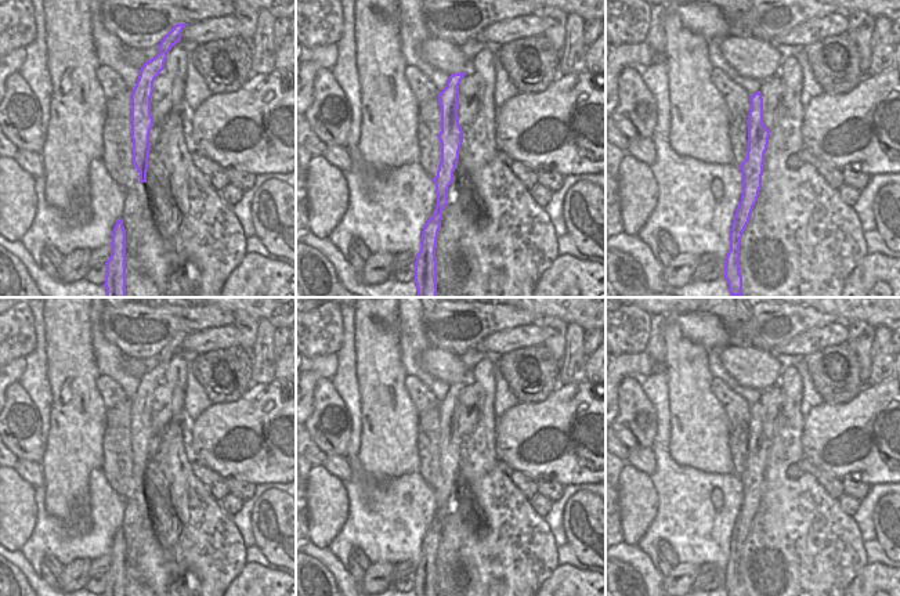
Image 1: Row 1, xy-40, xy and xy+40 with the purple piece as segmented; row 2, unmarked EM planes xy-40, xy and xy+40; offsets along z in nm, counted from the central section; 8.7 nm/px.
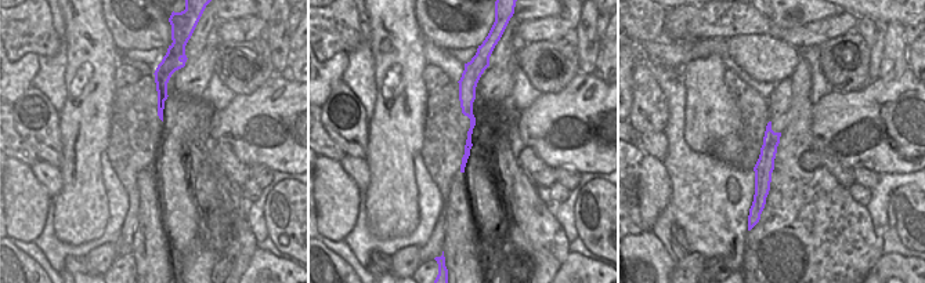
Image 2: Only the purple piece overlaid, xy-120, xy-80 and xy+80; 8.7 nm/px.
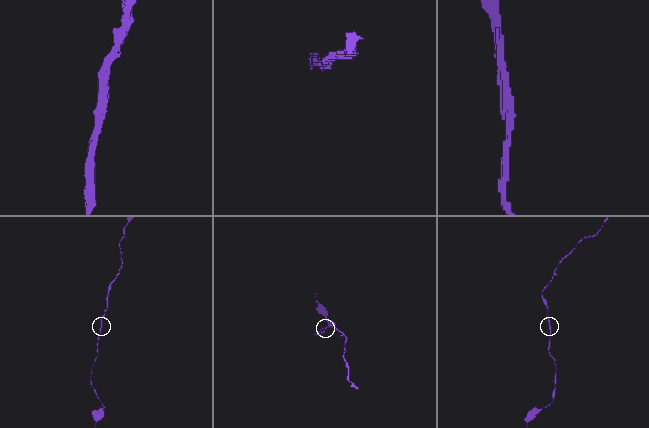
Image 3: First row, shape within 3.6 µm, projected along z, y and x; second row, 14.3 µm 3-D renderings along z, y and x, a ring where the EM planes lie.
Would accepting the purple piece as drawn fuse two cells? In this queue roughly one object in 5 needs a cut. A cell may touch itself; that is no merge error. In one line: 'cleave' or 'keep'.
keep

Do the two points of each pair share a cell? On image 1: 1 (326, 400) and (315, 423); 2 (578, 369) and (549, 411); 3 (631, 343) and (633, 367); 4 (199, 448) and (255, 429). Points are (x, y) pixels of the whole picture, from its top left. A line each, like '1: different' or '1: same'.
1: same
2: different
3: different
4: same

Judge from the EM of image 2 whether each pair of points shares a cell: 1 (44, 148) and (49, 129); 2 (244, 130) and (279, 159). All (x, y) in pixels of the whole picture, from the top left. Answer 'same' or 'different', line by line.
1: same
2: same

